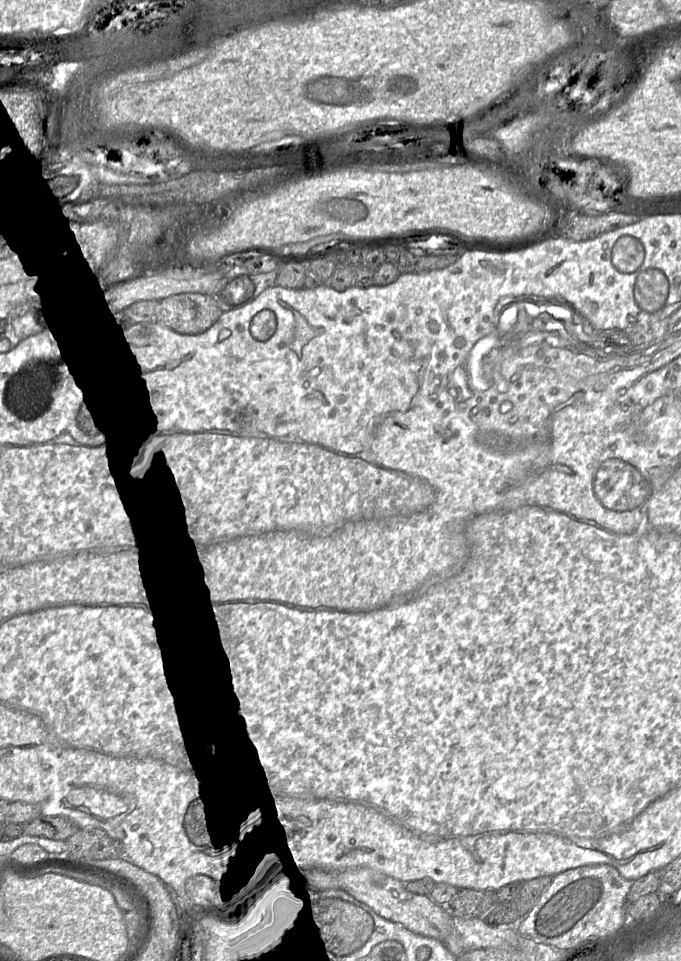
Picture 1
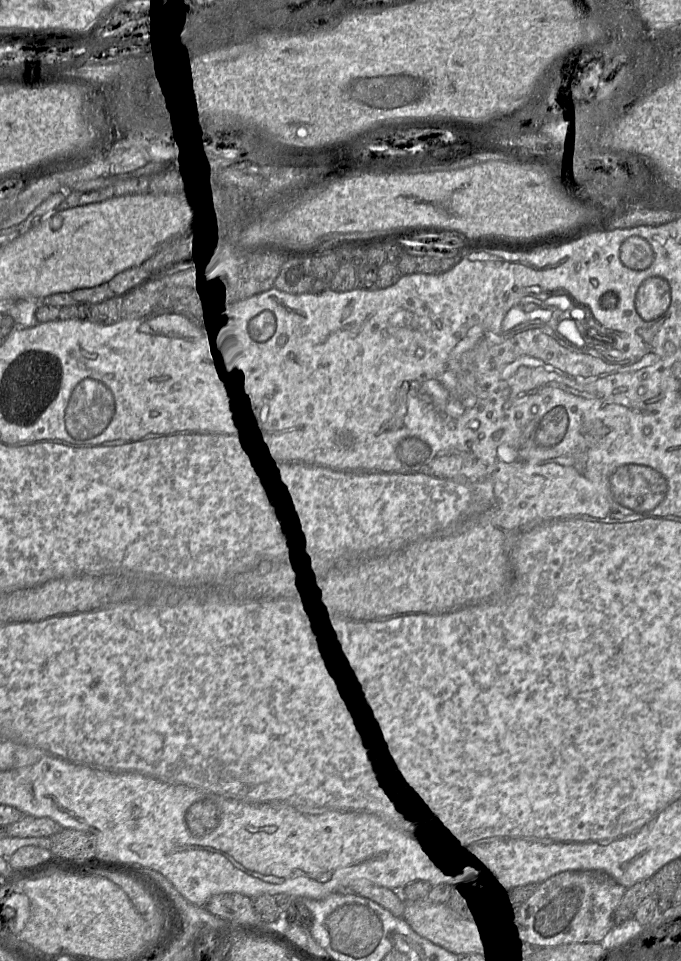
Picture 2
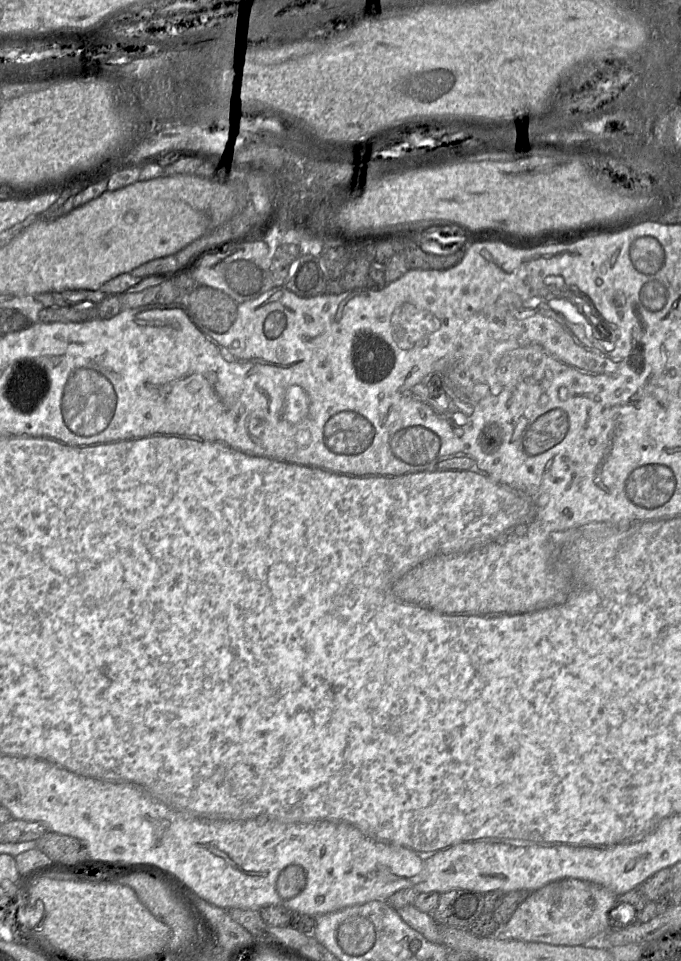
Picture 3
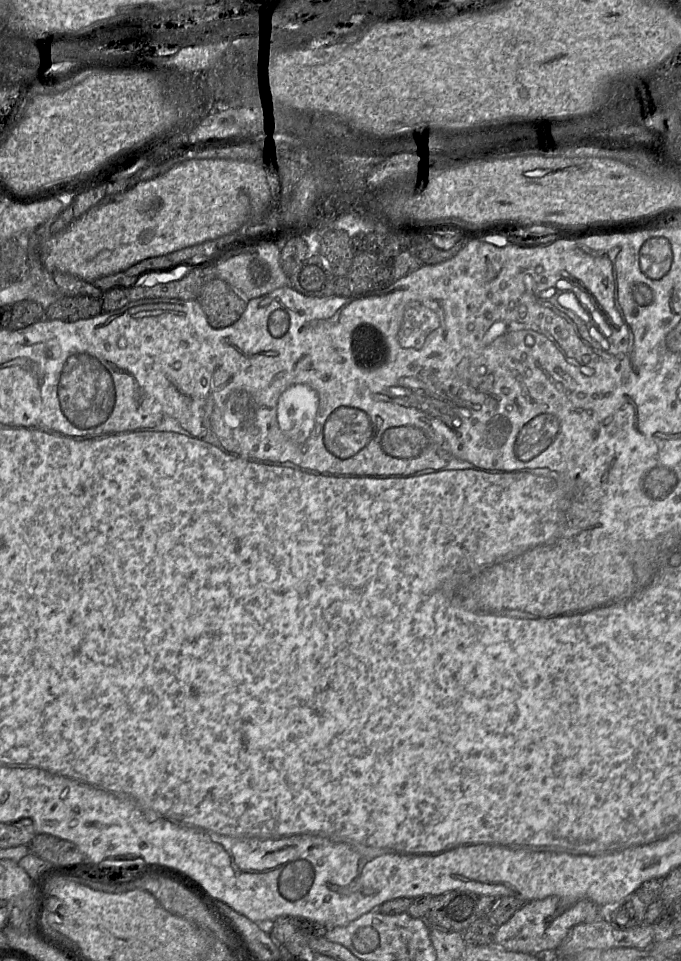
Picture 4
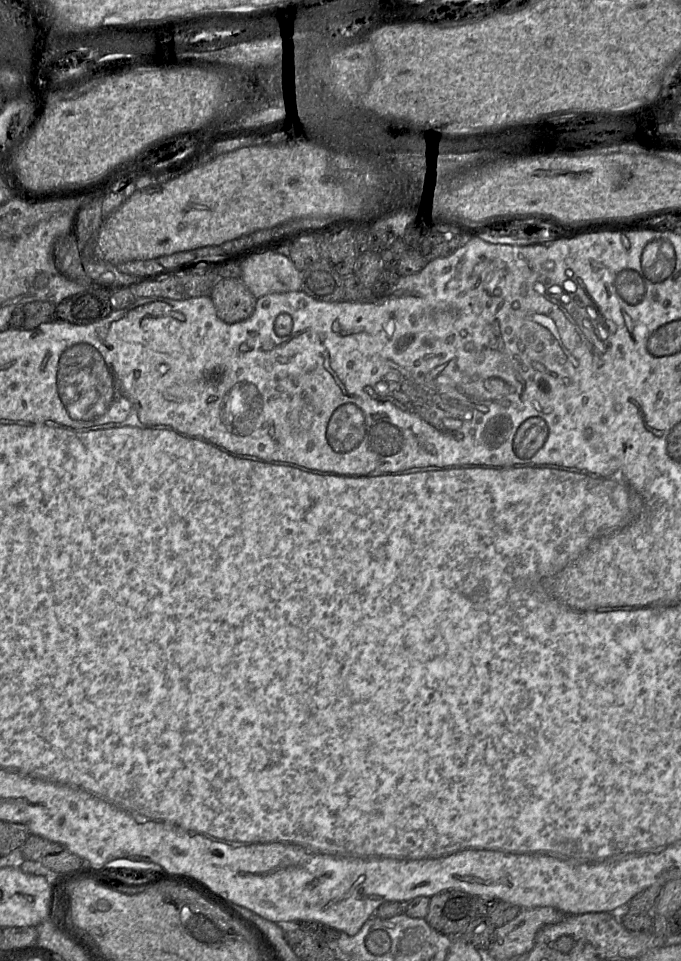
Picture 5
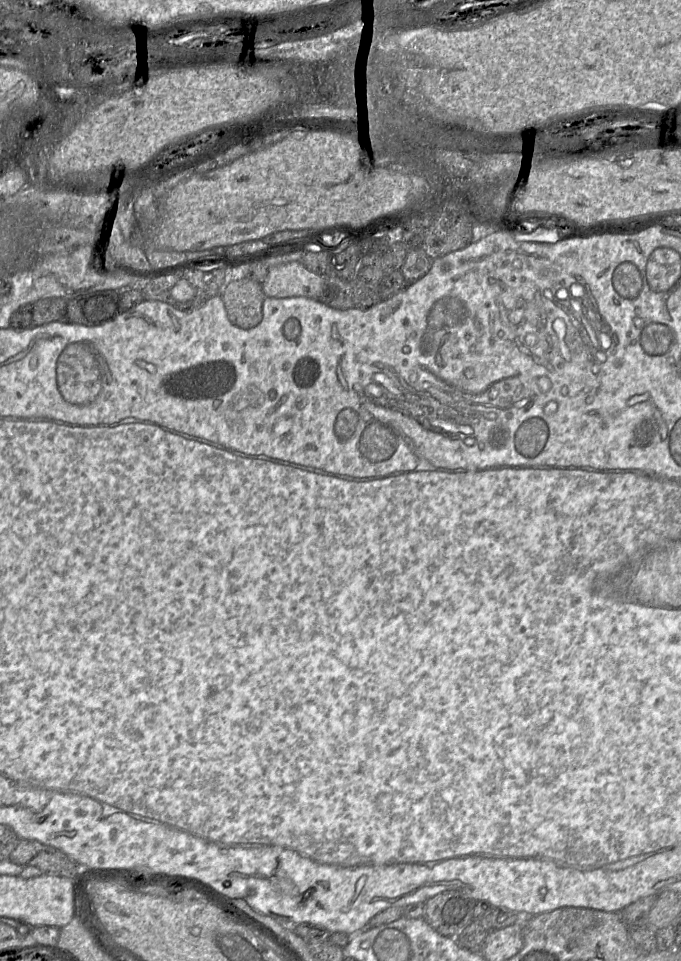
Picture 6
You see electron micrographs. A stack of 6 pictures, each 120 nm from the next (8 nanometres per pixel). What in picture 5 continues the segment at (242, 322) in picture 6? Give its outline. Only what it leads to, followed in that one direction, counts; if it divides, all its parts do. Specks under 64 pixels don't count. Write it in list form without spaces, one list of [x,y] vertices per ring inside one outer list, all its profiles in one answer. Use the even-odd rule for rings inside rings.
[[[225,278],[213,288],[210,298],[217,316],[226,323],[248,319],[254,312],[257,298],[241,279]]]

